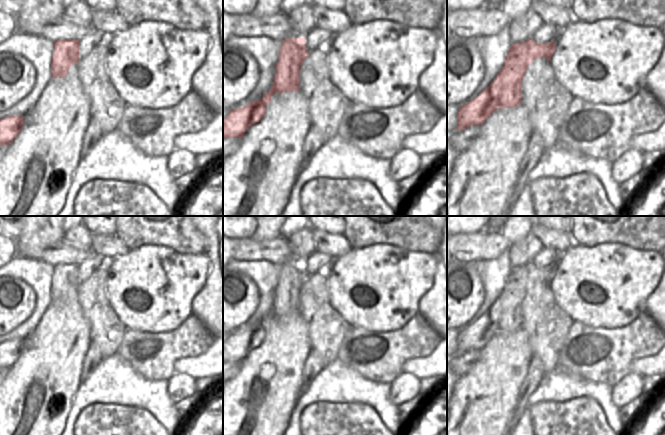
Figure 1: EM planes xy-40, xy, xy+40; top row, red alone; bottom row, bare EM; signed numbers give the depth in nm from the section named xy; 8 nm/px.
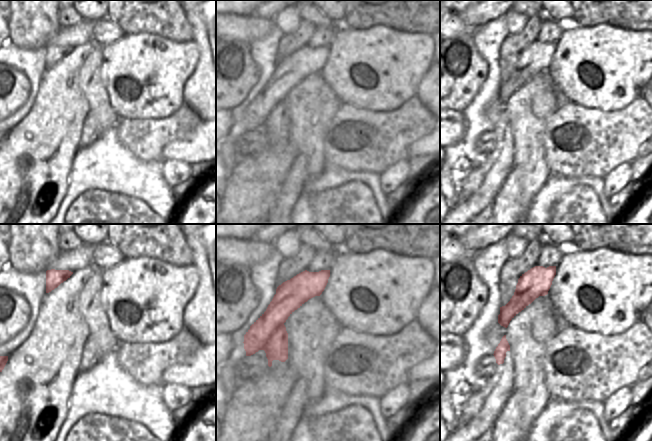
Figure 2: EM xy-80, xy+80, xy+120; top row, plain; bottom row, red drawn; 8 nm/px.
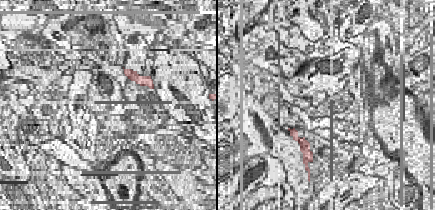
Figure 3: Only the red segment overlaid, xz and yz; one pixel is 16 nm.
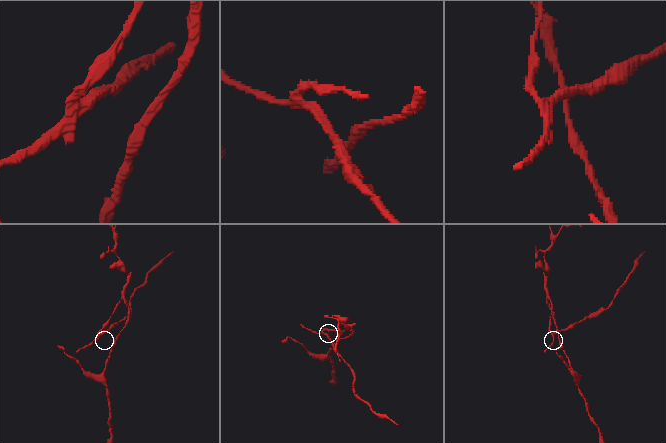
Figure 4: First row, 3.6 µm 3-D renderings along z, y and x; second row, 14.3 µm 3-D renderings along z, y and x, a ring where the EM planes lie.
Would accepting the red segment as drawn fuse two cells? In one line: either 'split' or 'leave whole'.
split

